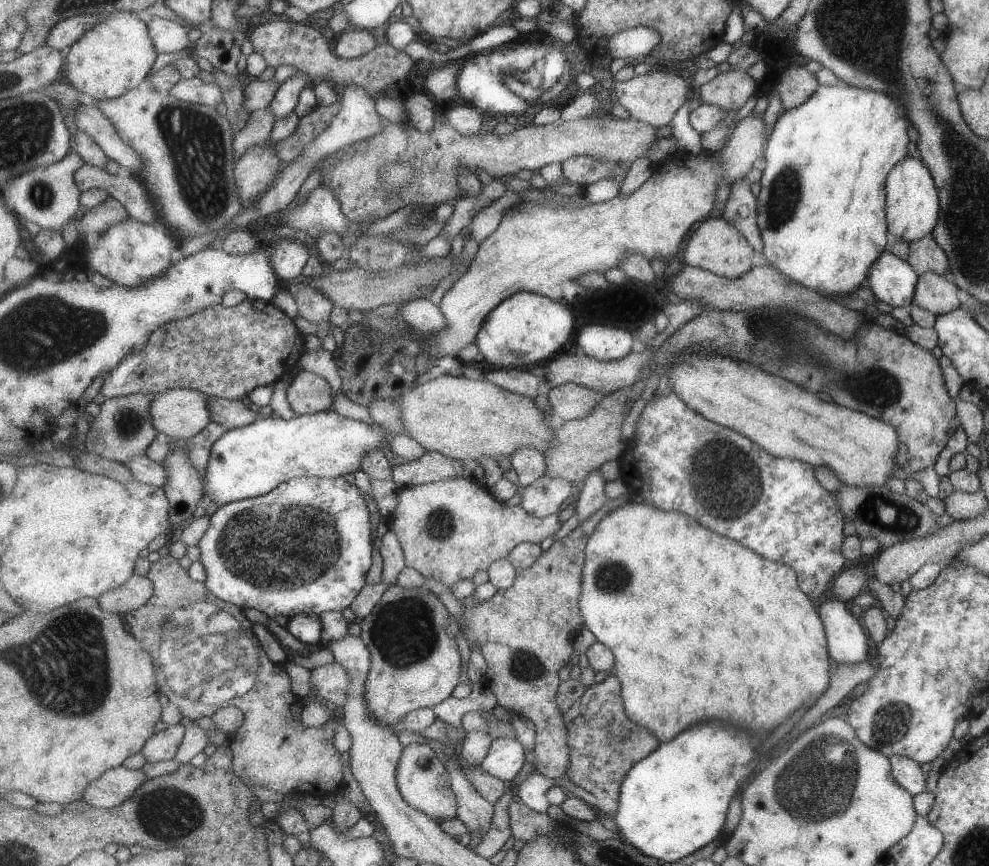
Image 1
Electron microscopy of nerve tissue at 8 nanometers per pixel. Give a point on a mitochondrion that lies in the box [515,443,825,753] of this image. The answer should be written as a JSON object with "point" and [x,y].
{"point":[610,570]}

